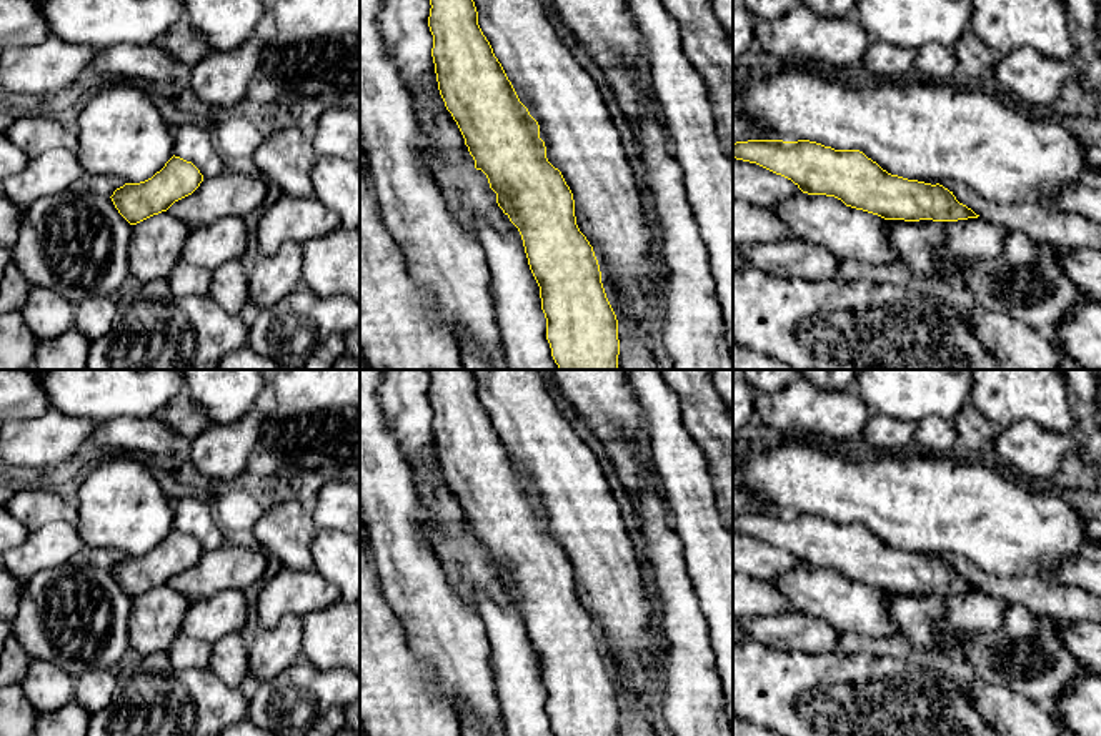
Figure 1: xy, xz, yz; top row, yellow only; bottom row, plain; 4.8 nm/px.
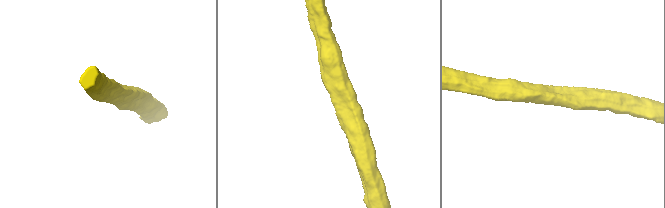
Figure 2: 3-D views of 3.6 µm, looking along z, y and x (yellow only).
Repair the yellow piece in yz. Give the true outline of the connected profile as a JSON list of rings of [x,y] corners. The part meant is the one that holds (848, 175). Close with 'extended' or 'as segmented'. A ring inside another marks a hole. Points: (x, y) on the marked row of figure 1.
[[[810,140],[733,143],[733,158],[791,180],[803,193],[826,195],[846,206],[904,221],[978,218],[953,191],[891,175],[859,150],[834,150]]] | as segmented

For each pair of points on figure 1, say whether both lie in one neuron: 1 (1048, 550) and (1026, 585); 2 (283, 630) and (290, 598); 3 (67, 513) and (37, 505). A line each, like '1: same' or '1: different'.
1: different
2: different
3: same

